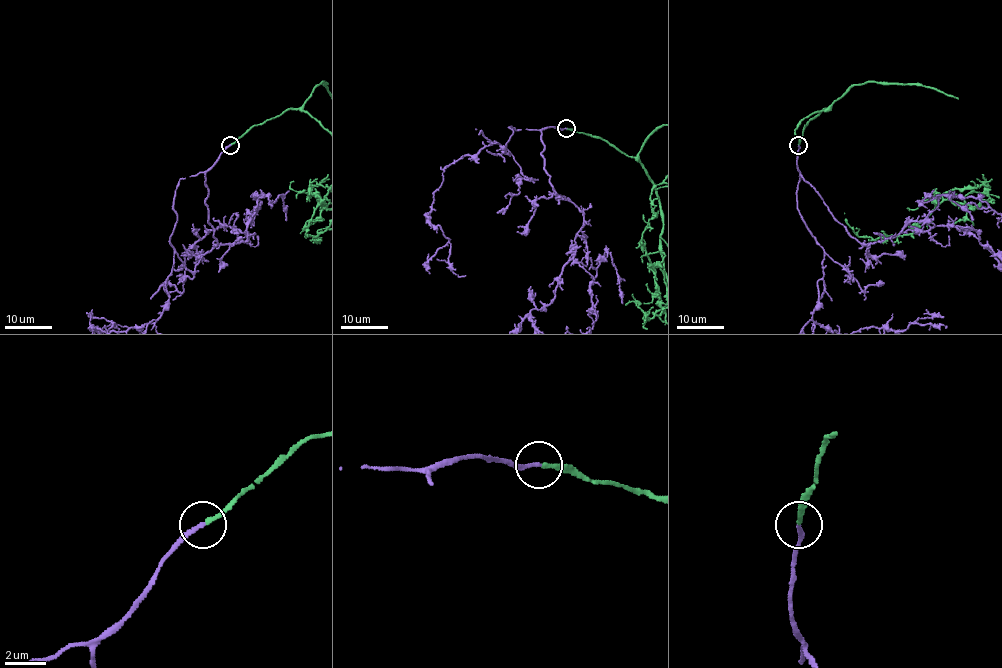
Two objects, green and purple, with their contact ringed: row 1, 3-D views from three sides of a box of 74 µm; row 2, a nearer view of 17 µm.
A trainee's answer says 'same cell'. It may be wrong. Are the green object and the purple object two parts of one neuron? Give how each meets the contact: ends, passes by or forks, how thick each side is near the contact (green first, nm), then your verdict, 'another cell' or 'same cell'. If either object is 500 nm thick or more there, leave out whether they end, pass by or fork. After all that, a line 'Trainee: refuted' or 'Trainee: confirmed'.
green ends; purple ends; calibres 180 and 190 nm; same cell
Trainee: confirmed

